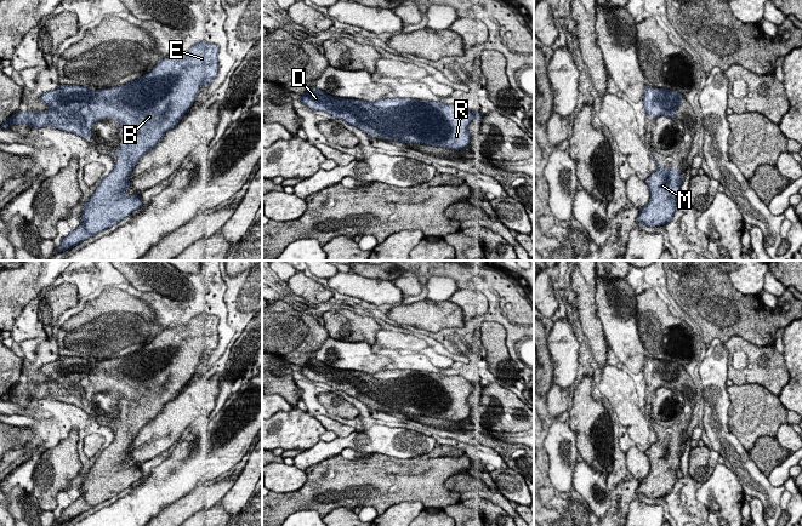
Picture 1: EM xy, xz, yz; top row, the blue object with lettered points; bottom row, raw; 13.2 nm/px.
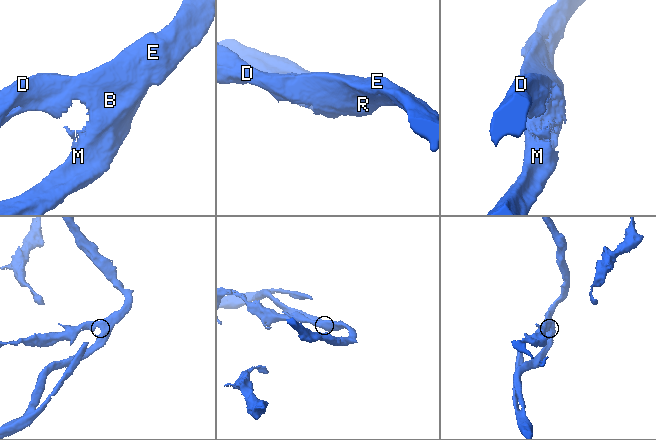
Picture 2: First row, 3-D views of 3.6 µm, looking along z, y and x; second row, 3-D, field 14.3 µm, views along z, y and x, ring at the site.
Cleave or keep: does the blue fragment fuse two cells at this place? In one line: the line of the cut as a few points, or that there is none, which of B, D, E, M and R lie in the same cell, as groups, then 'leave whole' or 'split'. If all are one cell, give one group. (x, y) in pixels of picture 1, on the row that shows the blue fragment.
cut none; groups B D E M R; leave whole

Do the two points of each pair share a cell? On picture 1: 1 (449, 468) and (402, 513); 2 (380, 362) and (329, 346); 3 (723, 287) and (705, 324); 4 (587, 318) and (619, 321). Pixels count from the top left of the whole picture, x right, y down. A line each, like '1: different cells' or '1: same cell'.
1: different cells
2: same cell
3: same cell
4: different cells

